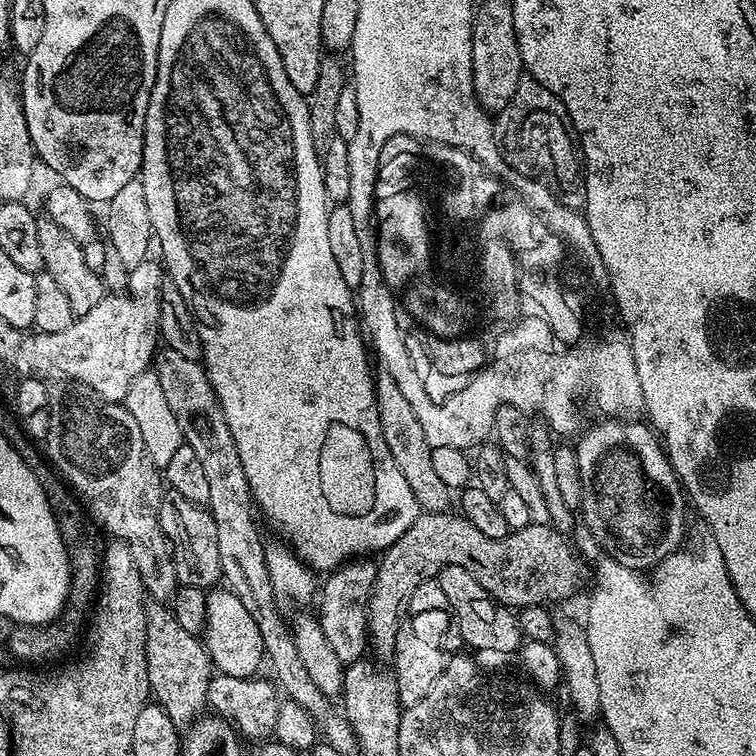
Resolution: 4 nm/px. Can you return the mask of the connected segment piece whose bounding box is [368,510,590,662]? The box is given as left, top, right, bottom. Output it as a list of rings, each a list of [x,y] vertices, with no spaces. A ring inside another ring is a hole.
[[[452,510],[421,511],[414,526],[410,526],[410,530],[406,530],[406,534],[398,538],[398,542],[383,549],[379,557],[381,560],[376,564],[376,577],[372,583],[368,603],[368,643],[371,651],[373,653],[376,651],[375,655],[381,661],[391,661],[396,652],[398,630],[406,623],[406,617],[409,615],[410,594],[414,594],[415,588],[422,586],[422,582],[437,579],[446,566],[462,566],[462,570],[470,570],[470,574],[478,578],[480,585],[492,595],[496,603],[506,604],[513,610],[535,604],[547,605],[548,600],[568,600],[583,586],[587,576],[589,579],[589,565],[587,568],[583,558],[572,549],[569,537],[553,528],[551,524],[527,524],[524,528],[509,531],[505,540],[486,538],[486,534],[481,534],[464,515],[453,512]]]

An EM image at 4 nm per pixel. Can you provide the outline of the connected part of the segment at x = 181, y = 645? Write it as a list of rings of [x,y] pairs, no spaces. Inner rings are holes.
[[[149,603],[147,609],[148,686],[155,703],[162,705],[166,714],[170,714],[170,718],[176,723],[176,727],[184,730],[209,707],[207,686],[213,678],[214,667],[205,645],[193,633],[182,630],[182,626],[178,626],[171,611],[163,603]]]

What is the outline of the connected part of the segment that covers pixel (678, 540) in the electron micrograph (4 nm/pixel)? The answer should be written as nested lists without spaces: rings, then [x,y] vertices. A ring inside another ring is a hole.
[[[604,418],[601,421],[574,444],[578,470],[582,474],[579,515],[584,515],[589,534],[608,551],[605,553],[611,559],[622,562],[627,568],[651,570],[685,543],[690,528],[690,504],[684,485],[676,477],[663,443],[647,423],[639,424],[636,418]]]

